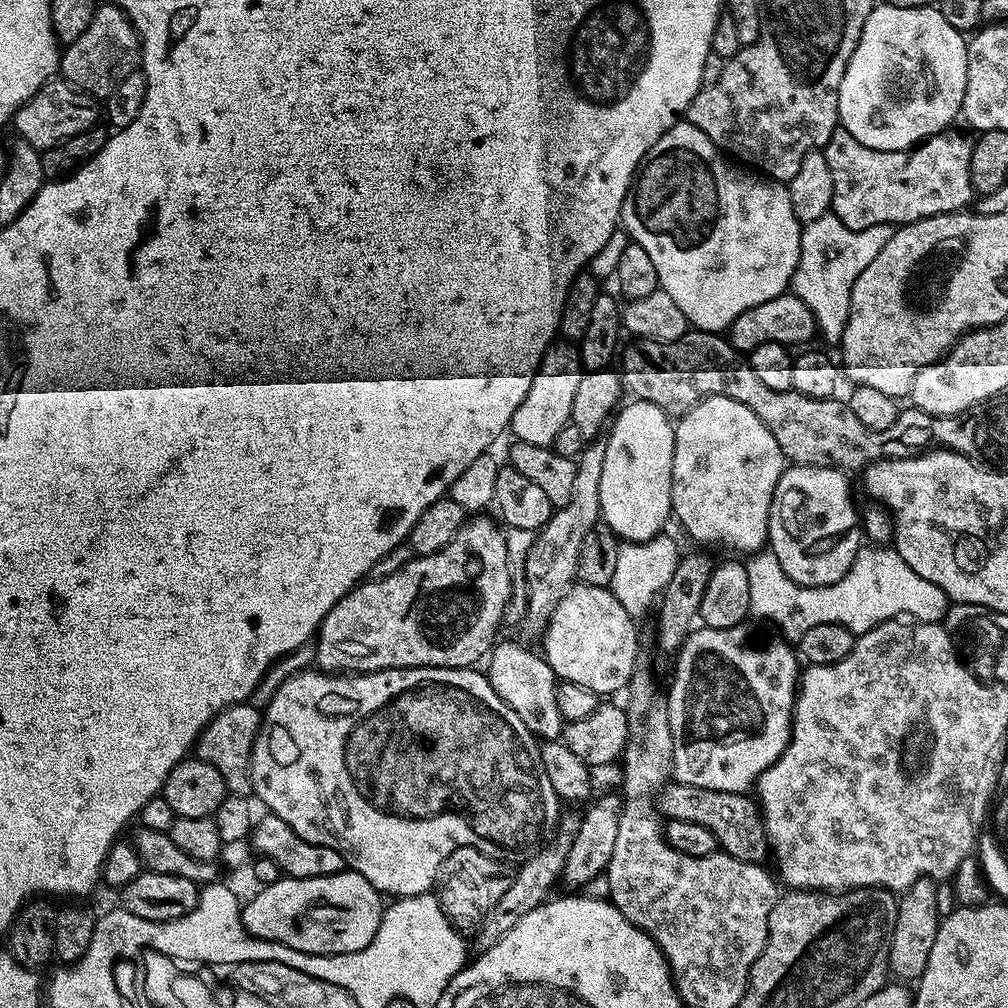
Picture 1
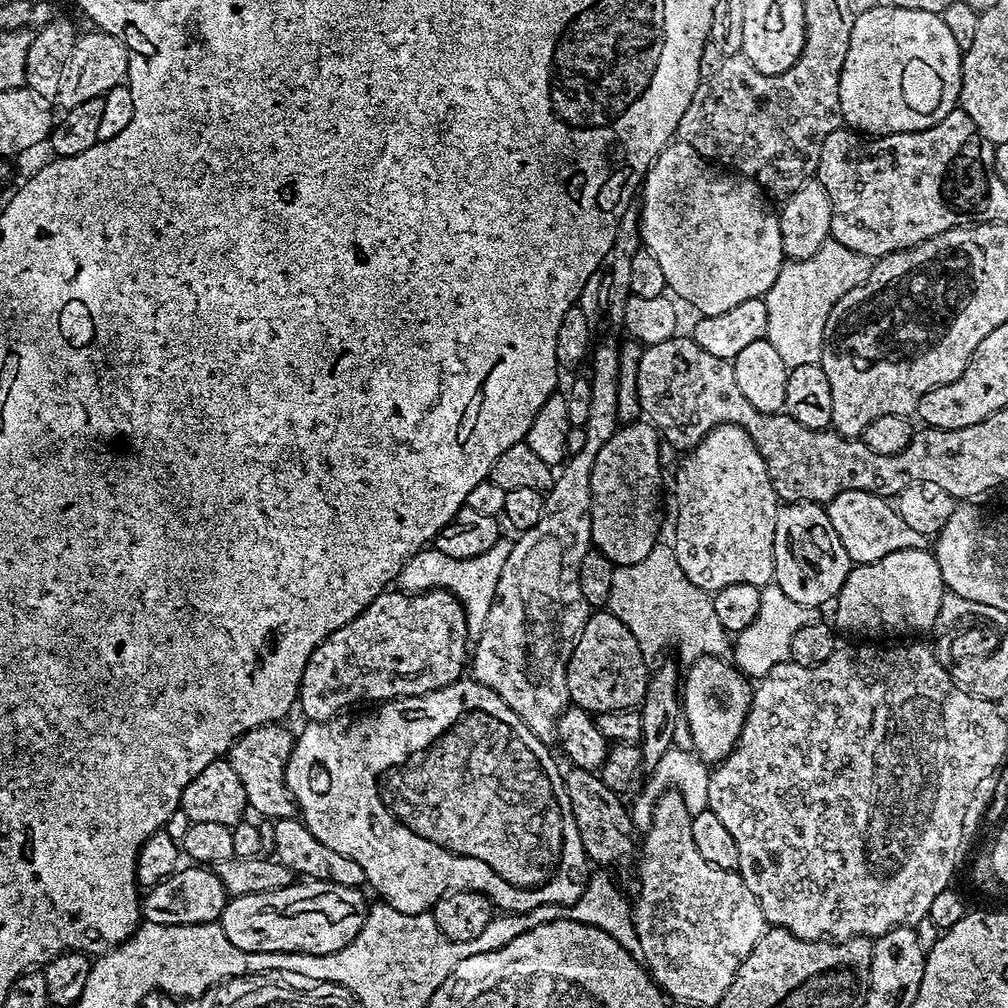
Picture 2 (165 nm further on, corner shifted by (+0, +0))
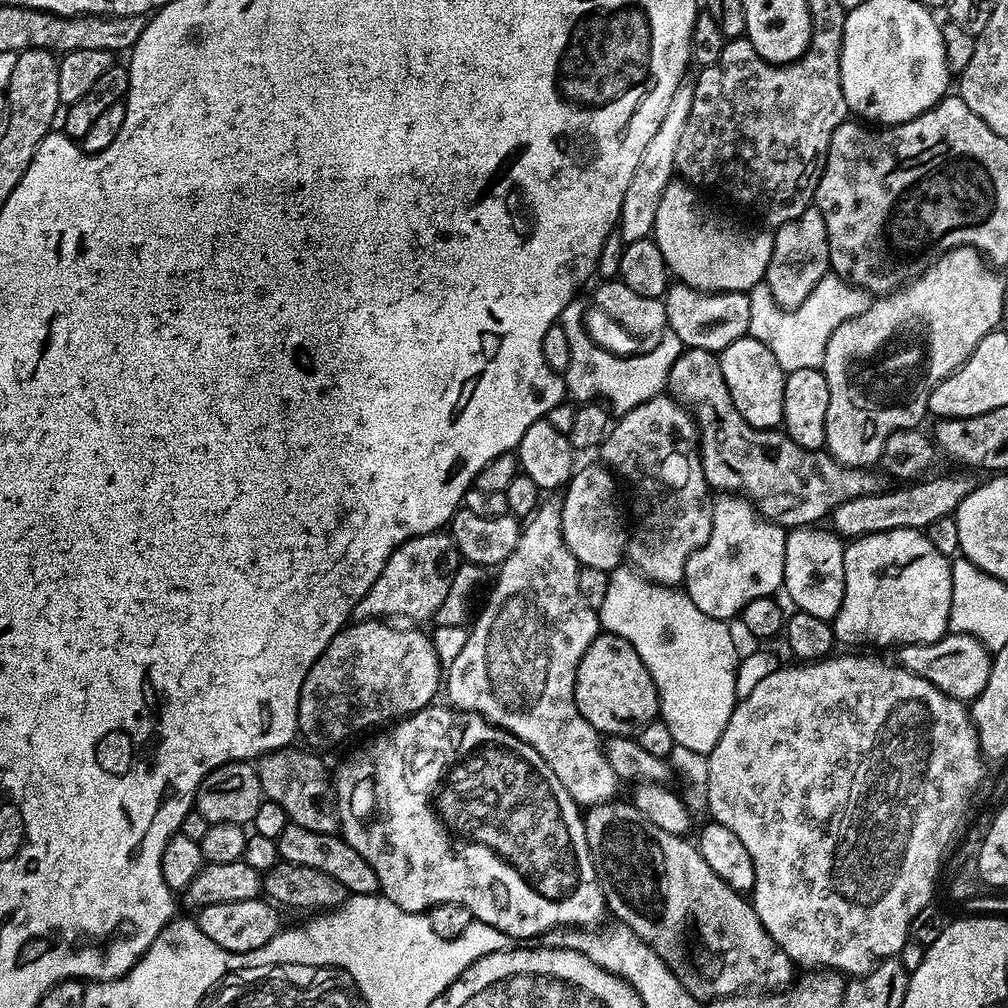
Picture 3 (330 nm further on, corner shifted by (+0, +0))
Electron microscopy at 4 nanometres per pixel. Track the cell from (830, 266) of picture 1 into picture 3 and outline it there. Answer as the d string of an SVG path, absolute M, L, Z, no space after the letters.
M835 274L823 276L818 286L806 298L806 302L791 310L778 307L768 285L763 282L754 285L748 292L748 297L750 298L749 333L768 347L774 358L778 358L778 366L782 366L785 373L811 368L823 369L826 346L834 330L838 330L842 322L861 316L873 302L873 297L864 289L847 284Z

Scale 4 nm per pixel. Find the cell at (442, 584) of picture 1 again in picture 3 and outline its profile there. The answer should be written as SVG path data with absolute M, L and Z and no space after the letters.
M361 619L360 624L355 622L349 623L340 631L326 646L326 650L314 662L314 666L310 666L310 670L306 674L306 678L302 682L302 690L300 691L300 701L298 702L298 732L301 737L305 736L311 747L316 748L332 748L335 744L343 742L347 736L352 736L355 732L360 732L363 728L368 728L371 724L380 724L383 720L387 722L396 722L405 716L411 716L414 712L420 712L422 709L429 707L433 703L432 700L436 696L436 691L442 688L442 664L440 668L440 656L436 653L436 648L432 645L432 640L426 633L420 632L416 626L393 626L391 623L383 620Z

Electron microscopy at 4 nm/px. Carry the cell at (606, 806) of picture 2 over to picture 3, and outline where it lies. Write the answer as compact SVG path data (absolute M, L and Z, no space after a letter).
M631 802L616 803L595 804L593 808L587 809L583 813L586 842L596 867L596 877L600 880L600 889L604 895L607 911L611 915L613 912L616 915L613 917L619 923L625 924L630 930L634 930L634 934L638 934L638 938L642 938L642 942L646 942L646 946L650 946L650 950L654 950L655 954L662 958L662 962L677 976L678 982L699 1002L720 1000L723 996L734 996L743 993L745 990L783 990L789 987L794 980L794 975L792 976L794 962L764 929L751 899L747 895L735 892L729 884L722 882L722 878L718 878L718 874L714 874L714 870L710 870L710 866L706 866L706 858L702 858L699 847L693 841L691 844L691 839L666 834L666 830L658 830L658 826L654 826L654 822L647 820Z

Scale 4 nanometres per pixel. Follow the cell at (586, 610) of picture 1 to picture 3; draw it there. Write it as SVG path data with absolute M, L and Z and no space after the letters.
M601 631L582 654L576 675L576 705L586 722L605 737L632 736L657 719L660 695L654 678L638 658L638 650L626 638Z

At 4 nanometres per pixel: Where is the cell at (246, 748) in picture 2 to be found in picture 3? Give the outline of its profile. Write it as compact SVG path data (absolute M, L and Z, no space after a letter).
M297 746L267 752L256 764L256 773L264 791L265 800L273 800L285 811L291 823L315 832L335 833L338 828L338 813L334 799L334 784L330 772L311 751L303 752Z

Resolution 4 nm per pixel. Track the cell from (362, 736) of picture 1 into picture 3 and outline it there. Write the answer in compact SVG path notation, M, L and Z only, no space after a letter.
M426 707L393 723L389 727L392 729L385 736L378 737L369 748L354 753L337 772L334 772L334 799L339 831L345 842L354 846L354 850L358 850L358 854L362 854L366 862L370 862L374 874L378 874L380 892L387 900L394 902L394 906L407 912L424 914L437 904L461 904L466 906L466 910L470 910L475 919L494 926L494 930L502 930L502 934L512 937L516 942L528 942L531 941L528 940L531 936L540 938L552 929L563 929L565 926L599 925L599 920L606 916L606 905L586 842L582 808L574 802L574 798L570 798L570 794L566 794L566 786L558 782L558 774L554 774L554 770L546 766L538 750L478 715L469 719L472 721L468 724L468 756L464 756L463 750L460 749L460 739L464 736L464 724L460 720L463 719L451 707L436 707Z

